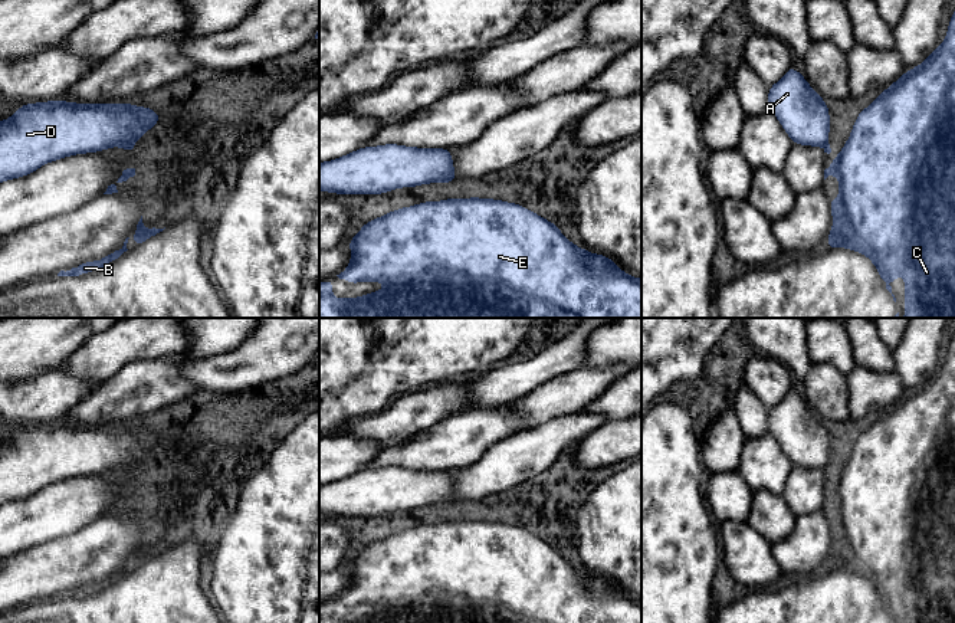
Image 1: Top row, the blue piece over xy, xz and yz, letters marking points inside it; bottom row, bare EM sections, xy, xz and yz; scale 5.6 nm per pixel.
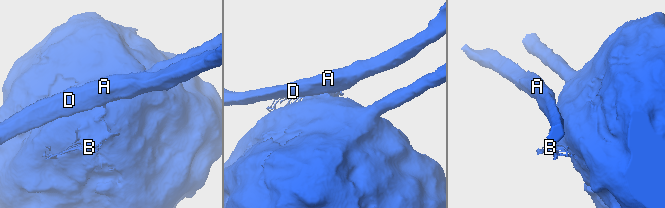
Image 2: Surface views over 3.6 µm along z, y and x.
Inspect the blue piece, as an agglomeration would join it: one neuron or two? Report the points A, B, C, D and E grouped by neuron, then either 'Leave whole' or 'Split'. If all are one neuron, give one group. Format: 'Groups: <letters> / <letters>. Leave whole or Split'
Groups: A D / B C E. Split

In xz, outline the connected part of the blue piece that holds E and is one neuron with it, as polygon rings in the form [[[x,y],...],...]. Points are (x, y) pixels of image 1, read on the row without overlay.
[[[452,519],[401,529],[362,547],[347,564],[351,571],[349,587],[337,597],[355,607],[358,604],[385,604],[383,613],[357,620],[337,622],[334,603],[319,606],[328,620],[319,623],[641,623],[641,601],[620,591],[606,577],[575,568],[561,554],[532,532],[503,522]]]

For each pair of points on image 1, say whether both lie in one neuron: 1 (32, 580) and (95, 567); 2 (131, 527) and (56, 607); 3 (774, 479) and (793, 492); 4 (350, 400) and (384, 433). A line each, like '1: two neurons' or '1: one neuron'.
1: one neuron
2: two neurons
3: two neurons
4: two neurons

